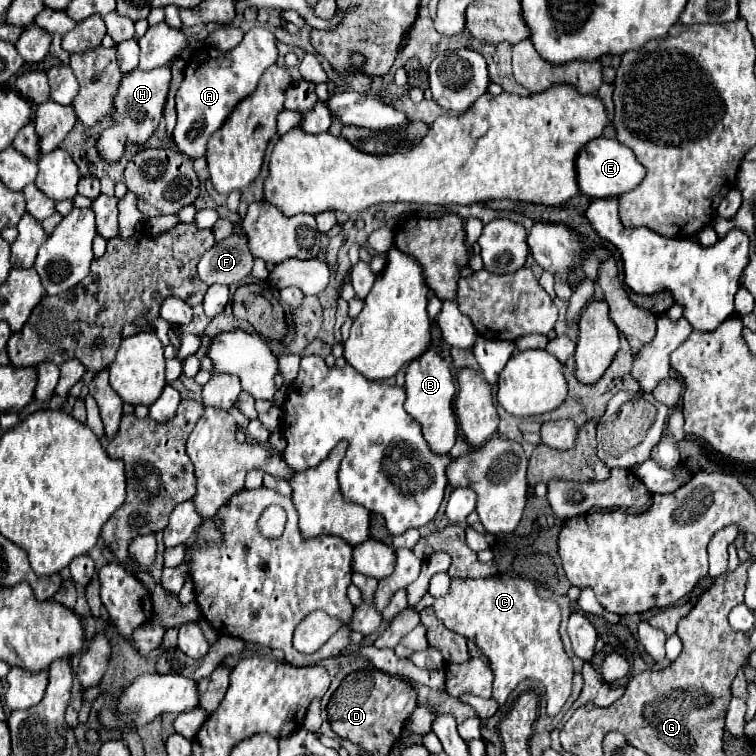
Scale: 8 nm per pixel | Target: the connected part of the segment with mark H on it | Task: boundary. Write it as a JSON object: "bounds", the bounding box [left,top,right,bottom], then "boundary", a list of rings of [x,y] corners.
{"bounds":[96,65,170,165],"boundary":[[[164,65],[160,69],[152,71],[140,71],[134,69],[132,73],[126,73],[120,81],[118,93],[114,95],[114,107],[116,113],[112,117],[112,125],[106,127],[98,137],[96,137],[96,151],[102,161],[108,165],[118,163],[124,155],[124,147],[128,143],[134,143],[142,147],[144,143],[150,141],[150,137],[156,133],[162,113],[164,113],[164,103],[168,95],[168,85],[170,85],[170,67]]]}

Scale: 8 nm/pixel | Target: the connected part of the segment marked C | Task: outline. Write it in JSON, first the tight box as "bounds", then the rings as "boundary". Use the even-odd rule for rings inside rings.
{"bounds":[416,575,574,715],"boundary":[[[494,575],[488,579],[452,579],[446,597],[432,597],[426,593],[416,609],[434,607],[442,623],[468,639],[488,657],[494,671],[494,699],[504,705],[514,687],[524,679],[536,679],[546,687],[545,698],[548,715],[556,715],[572,693],[574,667],[572,659],[562,647],[558,633],[560,607],[554,601],[542,599],[536,585],[526,579]]]}

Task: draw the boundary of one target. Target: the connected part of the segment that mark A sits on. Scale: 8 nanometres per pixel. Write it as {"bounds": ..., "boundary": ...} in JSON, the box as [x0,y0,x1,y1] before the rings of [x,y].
{"bounds":[172,27,278,159],"boundary":[[[252,27],[244,35],[244,39],[228,53],[218,51],[214,47],[198,49],[192,61],[188,63],[184,71],[184,81],[176,93],[178,123],[172,135],[180,153],[184,153],[190,159],[204,157],[208,137],[214,131],[218,131],[218,127],[222,127],[228,113],[236,107],[236,103],[256,89],[260,75],[266,71],[266,67],[274,65],[276,59],[278,59],[276,39],[264,27]]]}

